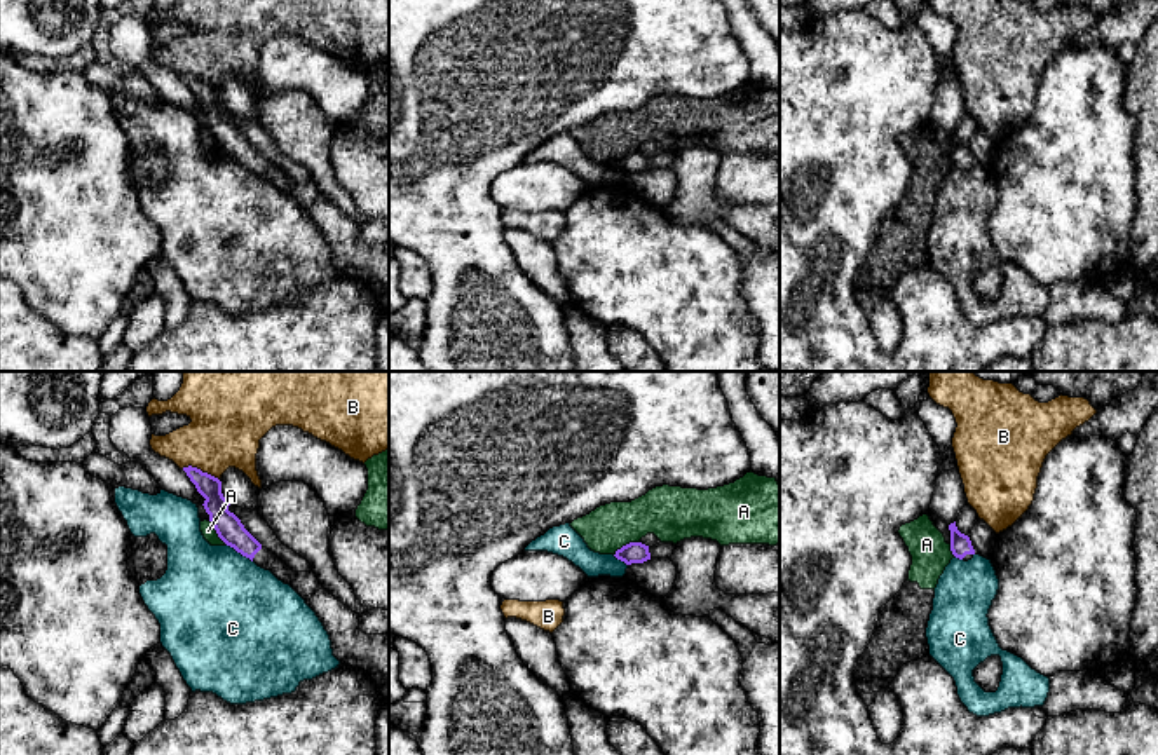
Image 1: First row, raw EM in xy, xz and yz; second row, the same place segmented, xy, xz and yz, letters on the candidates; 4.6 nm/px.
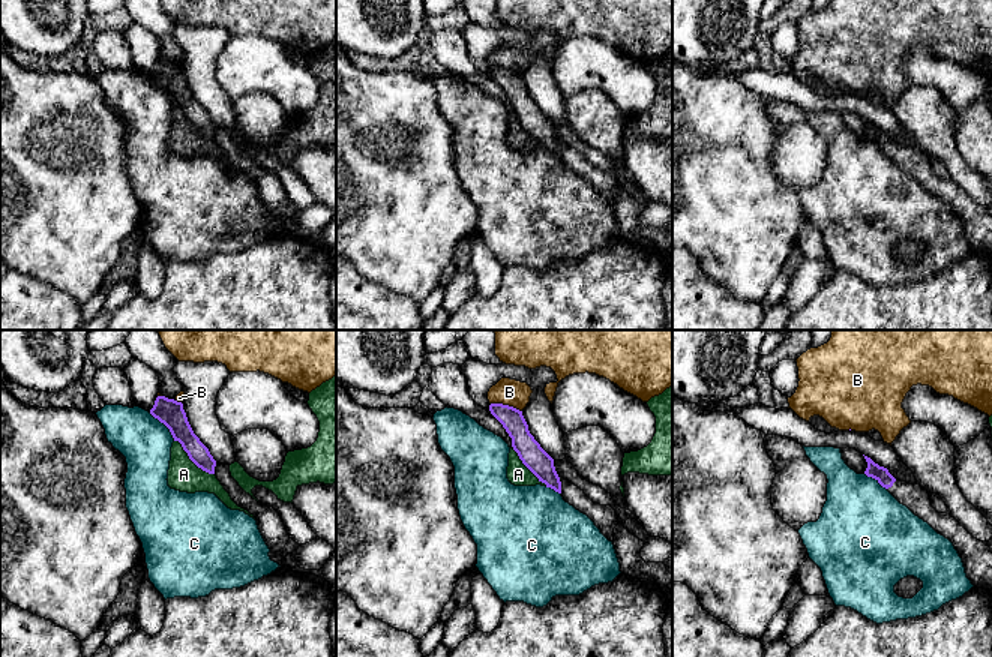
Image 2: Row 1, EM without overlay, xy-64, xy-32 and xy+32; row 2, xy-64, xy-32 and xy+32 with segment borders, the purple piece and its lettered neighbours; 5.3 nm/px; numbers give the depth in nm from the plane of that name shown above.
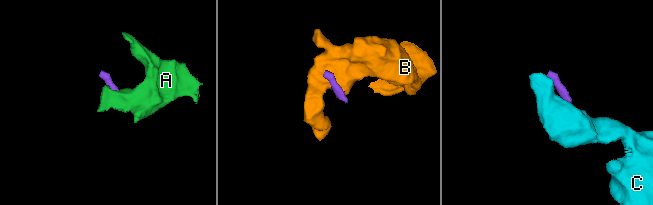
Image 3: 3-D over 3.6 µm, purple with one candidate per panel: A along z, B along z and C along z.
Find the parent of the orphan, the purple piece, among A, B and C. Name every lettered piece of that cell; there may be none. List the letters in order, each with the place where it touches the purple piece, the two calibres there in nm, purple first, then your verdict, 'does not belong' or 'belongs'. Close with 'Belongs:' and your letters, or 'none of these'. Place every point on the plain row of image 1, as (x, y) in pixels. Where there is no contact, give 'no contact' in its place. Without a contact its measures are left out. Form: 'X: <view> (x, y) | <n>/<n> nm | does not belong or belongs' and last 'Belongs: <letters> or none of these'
A: xz (626, 154) | 100/240 nm | does not belong
B: xy (199, 79) | 110/320 nm | does not belong
C: xy (239, 161) | 120/480 nm | does not belong
Belongs: none of these

